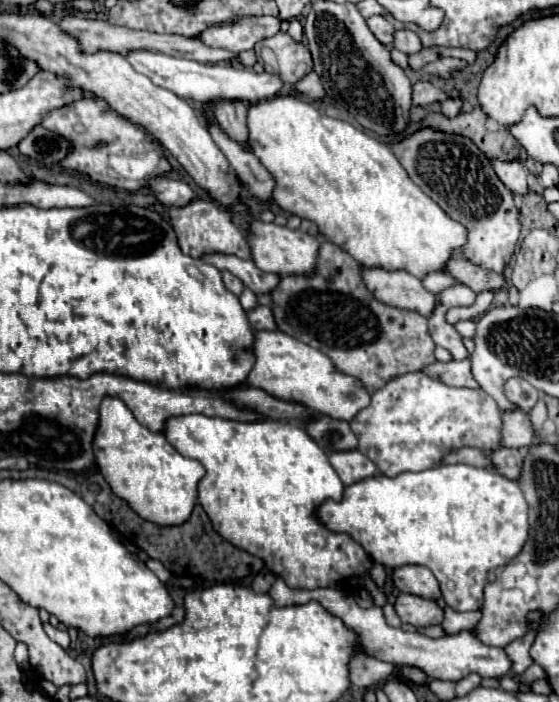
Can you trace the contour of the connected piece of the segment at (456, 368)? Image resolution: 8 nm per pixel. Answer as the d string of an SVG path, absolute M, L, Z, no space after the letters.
M463 359L463 361L449 361L449 363L431 363L427 367L421 369L423 373L427 373L429 377L445 383L445 385L451 385L451 387L471 387L471 389L477 389L477 381L473 379L471 375L471 363L469 359Z

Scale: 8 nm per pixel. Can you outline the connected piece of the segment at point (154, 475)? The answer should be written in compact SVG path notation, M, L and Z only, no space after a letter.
M105 395L101 401L93 453L95 463L113 493L127 501L143 519L155 525L179 525L189 519L197 501L197 483L205 475L203 465L179 455L163 433L153 433L139 425L119 397Z

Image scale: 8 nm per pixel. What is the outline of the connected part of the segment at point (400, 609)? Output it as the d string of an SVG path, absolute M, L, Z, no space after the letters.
M409 593L397 597L395 611L403 623L411 623L413 627L429 627L443 621L443 609L435 601Z

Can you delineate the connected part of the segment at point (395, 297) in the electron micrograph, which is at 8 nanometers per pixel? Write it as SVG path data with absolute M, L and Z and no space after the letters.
M363 267L361 279L365 287L381 301L393 307L419 311L429 317L435 305L433 293L427 293L417 277L407 271L385 271L383 267Z

